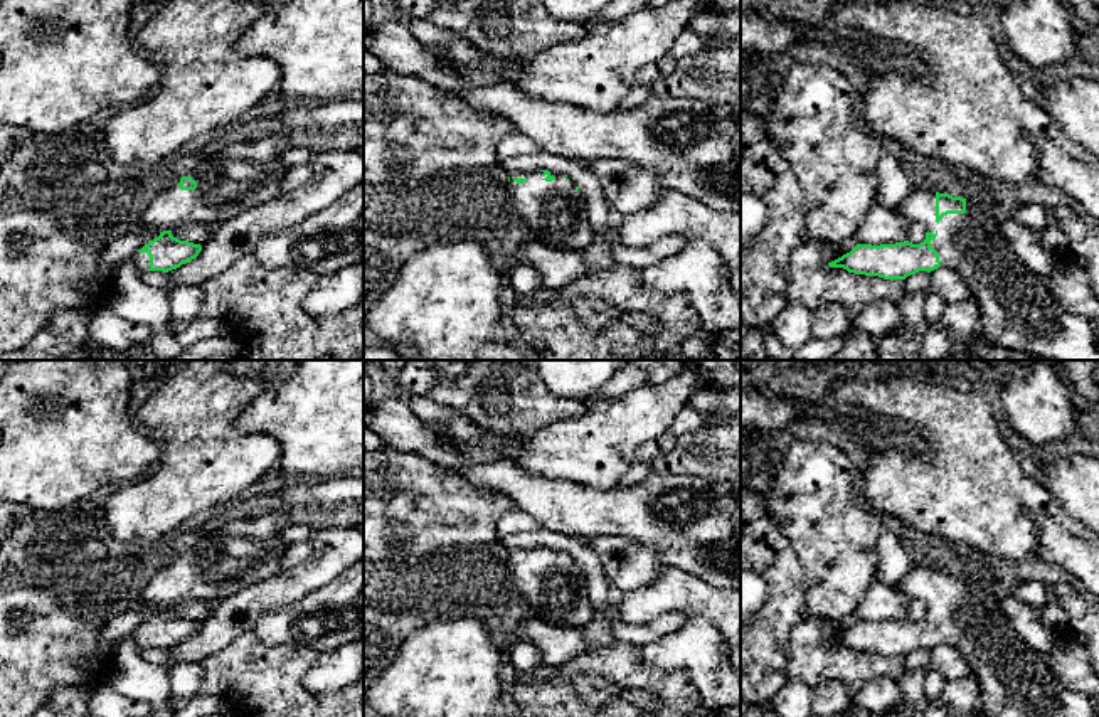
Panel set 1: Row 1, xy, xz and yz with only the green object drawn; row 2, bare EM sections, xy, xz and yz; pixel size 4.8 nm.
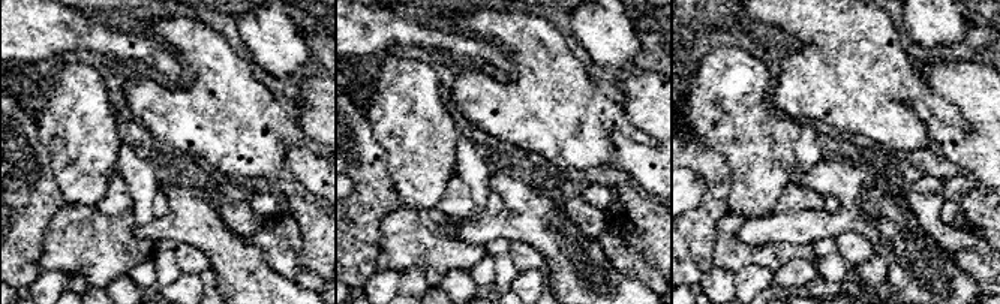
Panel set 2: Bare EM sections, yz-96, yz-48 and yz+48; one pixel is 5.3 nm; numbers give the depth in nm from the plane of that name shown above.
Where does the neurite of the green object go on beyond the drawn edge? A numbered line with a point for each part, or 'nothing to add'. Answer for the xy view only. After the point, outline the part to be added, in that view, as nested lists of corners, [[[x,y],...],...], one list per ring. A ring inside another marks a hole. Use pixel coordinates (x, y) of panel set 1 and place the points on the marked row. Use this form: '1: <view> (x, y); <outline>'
1: xy (244, 175); [[[261,136],[242,143],[226,146],[219,153],[202,157],[194,162],[192,168],[182,177],[192,177],[197,182],[195,190],[182,190],[180,178],[158,194],[143,212],[138,224],[157,229],[158,232],[172,231],[183,224],[205,222],[220,224],[244,214],[249,209],[269,202],[281,189],[286,163],[283,153],[289,148],[281,136]]]

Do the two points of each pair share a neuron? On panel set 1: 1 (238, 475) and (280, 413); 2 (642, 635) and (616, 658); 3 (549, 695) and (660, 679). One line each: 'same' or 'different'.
1: different
2: different
3: same

